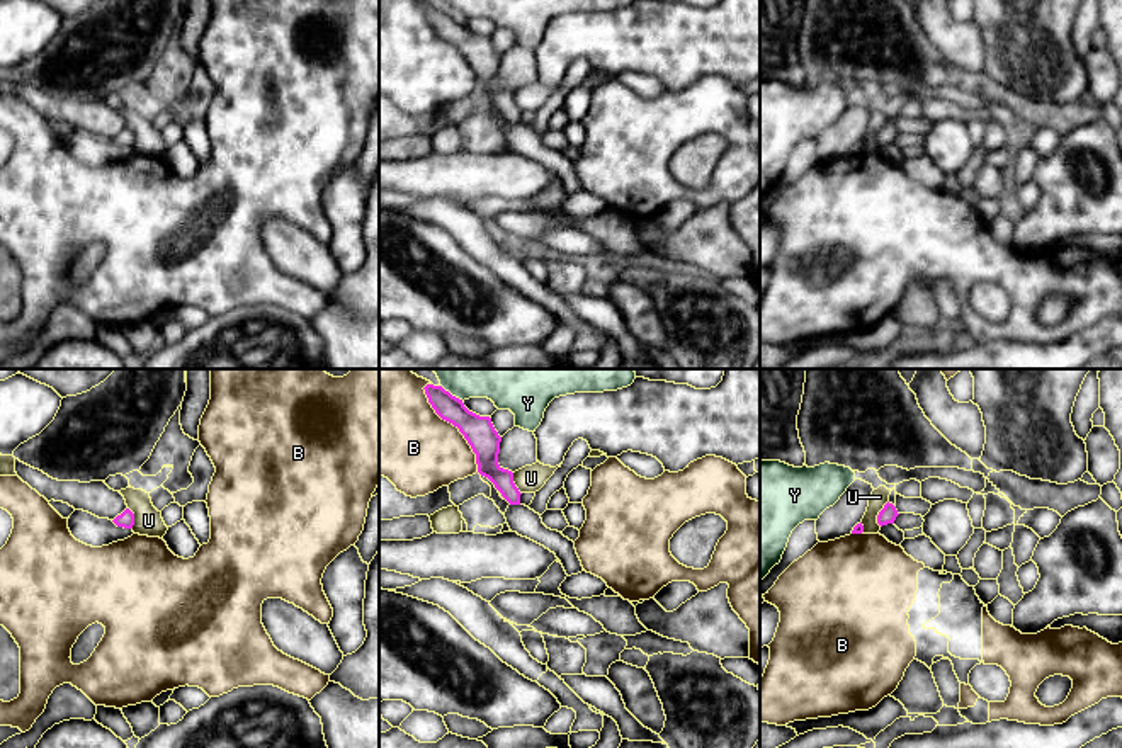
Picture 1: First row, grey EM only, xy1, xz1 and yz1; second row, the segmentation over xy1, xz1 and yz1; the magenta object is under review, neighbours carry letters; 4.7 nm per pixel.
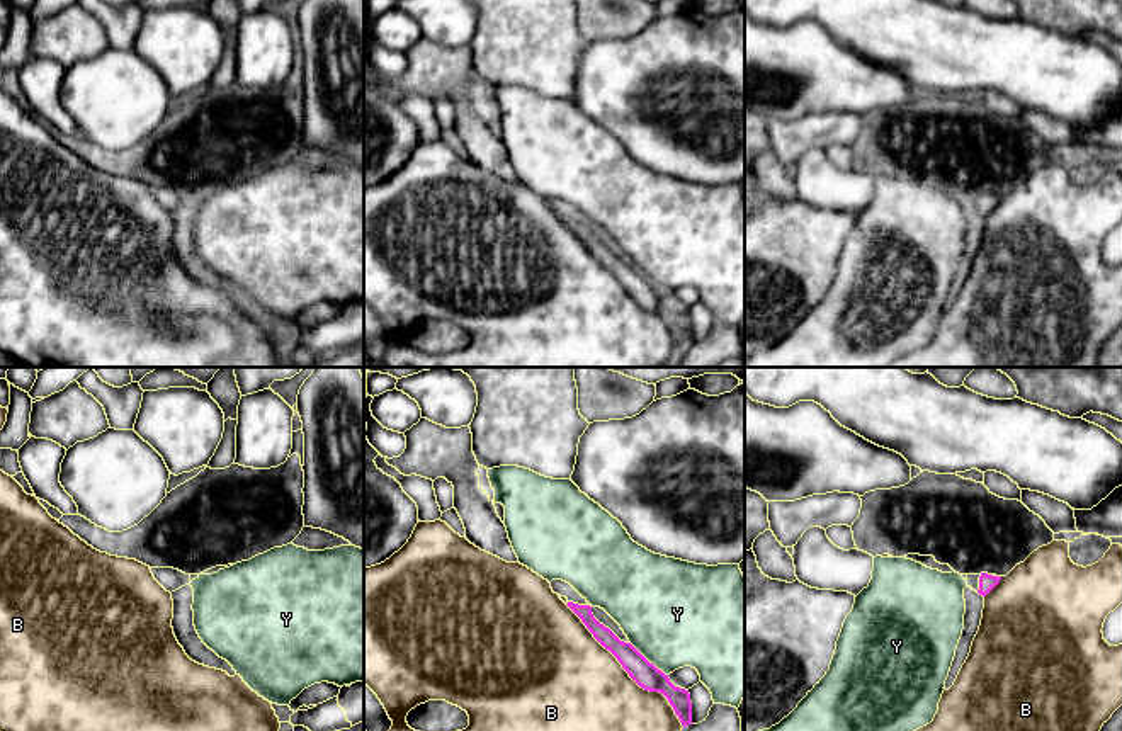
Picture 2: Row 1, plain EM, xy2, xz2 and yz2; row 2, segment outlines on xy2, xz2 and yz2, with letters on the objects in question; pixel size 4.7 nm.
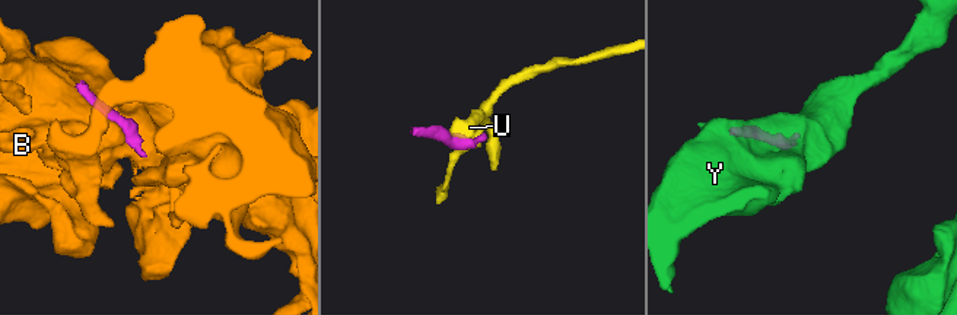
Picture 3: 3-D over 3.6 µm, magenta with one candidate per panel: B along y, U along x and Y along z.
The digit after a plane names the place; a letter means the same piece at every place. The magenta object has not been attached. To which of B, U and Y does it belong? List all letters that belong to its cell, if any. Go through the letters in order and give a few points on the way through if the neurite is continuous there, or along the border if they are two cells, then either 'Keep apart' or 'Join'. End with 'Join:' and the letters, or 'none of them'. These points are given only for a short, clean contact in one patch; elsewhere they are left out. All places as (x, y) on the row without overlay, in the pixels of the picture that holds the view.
B: Keep apart
U: Boundary: yz1 (888, 119), (878, 135), (879, 145). Keep apart
Y: Keep apart
Join: none of them

